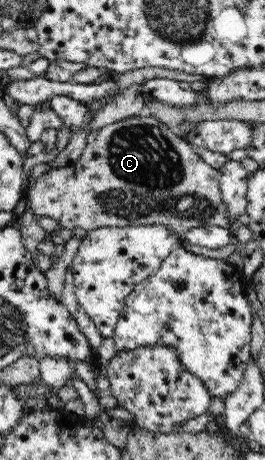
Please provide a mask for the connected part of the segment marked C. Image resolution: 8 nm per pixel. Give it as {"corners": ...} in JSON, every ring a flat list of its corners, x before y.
{"corners":[[145,112,140,116,133,116,120,120,120,122,114,122,114,124,107,124,98,130,90,130,86,135,86,142,86,148,84,148,84,152,82,152,82,156,80,156,78,162,74,162,74,164,70,164,70,166,66,166,66,168,50,169,44,172,44,174,37,176,35,180,31,182,31,185,27,185,25,188,25,197,28,201,28,209,34,213,34,215,48,216,60,224,60,227,71,230,84,229,86,232,100,226,142,226,142,224,150,226,150,224,164,224,165,226,172,227,173,230,176,230,183,237,189,233,191,228,220,226,220,228,229,229,237,224,234,221,231,223,229,207,227,203,224,202,224,197,222,197,219,169,215,169,210,163,206,163,192,144,185,141,177,132,151,114]]}

